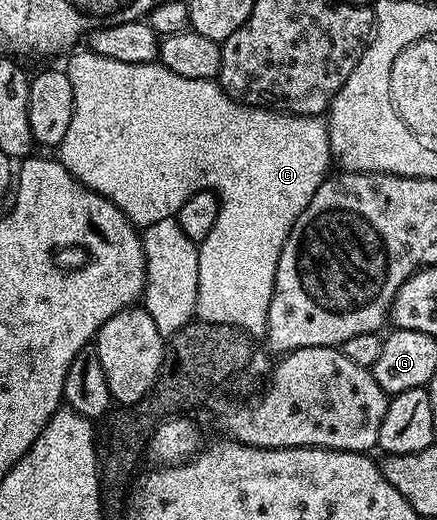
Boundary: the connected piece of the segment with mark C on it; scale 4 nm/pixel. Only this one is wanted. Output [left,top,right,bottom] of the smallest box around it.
[58,49,334,337]

